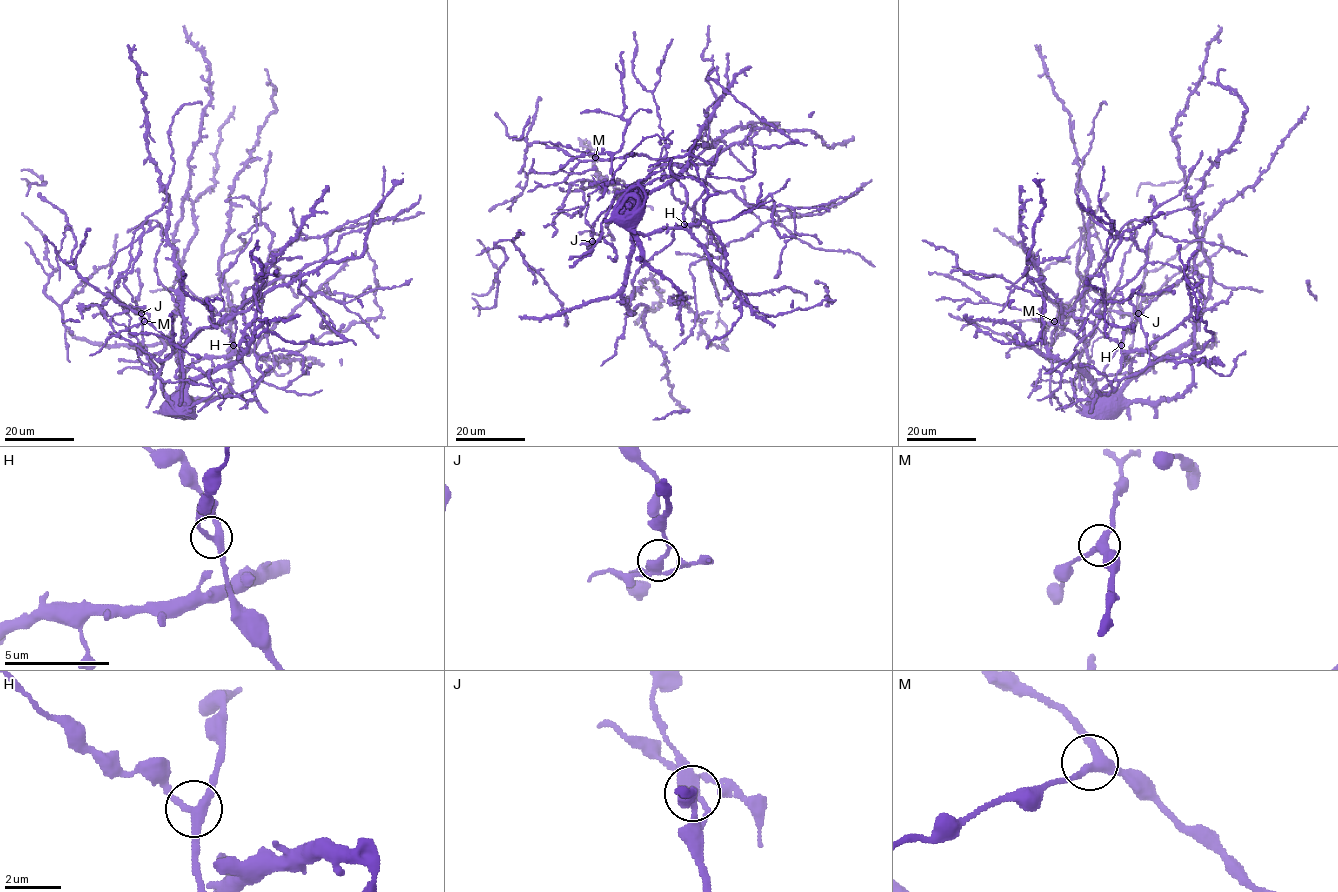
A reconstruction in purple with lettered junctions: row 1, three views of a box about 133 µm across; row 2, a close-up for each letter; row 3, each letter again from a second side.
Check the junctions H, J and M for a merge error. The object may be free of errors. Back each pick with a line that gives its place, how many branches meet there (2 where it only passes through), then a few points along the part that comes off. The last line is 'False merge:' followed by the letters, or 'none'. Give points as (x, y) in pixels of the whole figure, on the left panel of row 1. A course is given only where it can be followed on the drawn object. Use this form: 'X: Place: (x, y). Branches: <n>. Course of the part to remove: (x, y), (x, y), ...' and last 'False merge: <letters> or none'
False merge: none

